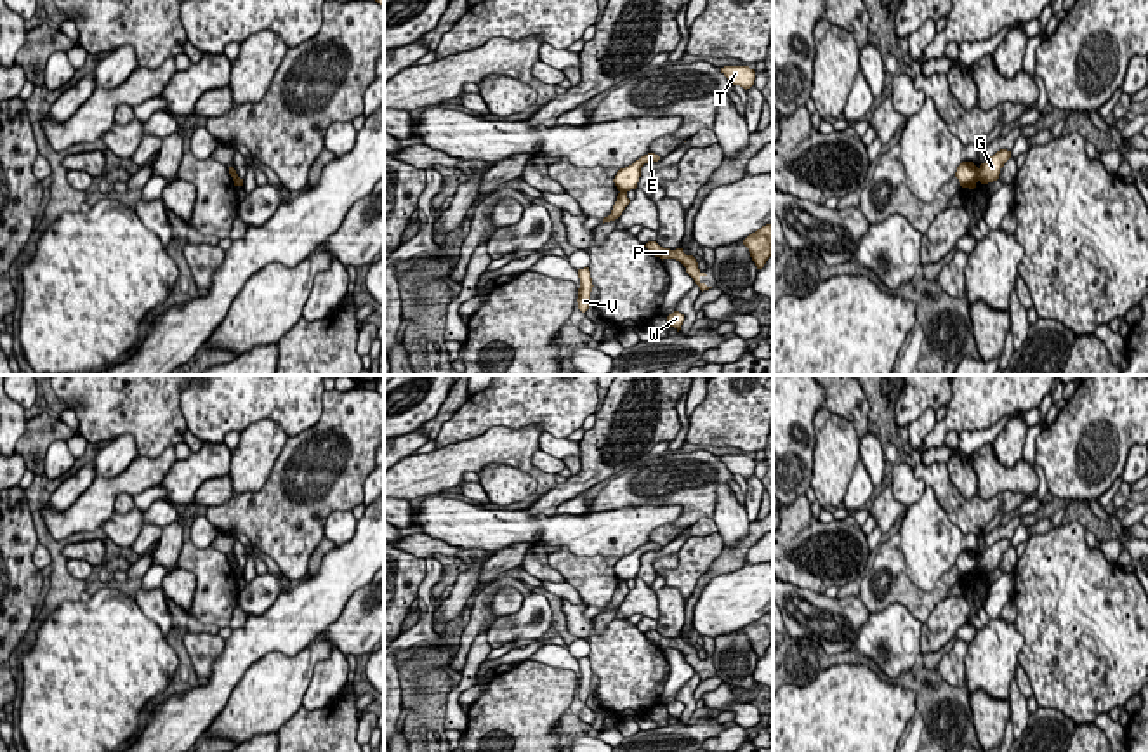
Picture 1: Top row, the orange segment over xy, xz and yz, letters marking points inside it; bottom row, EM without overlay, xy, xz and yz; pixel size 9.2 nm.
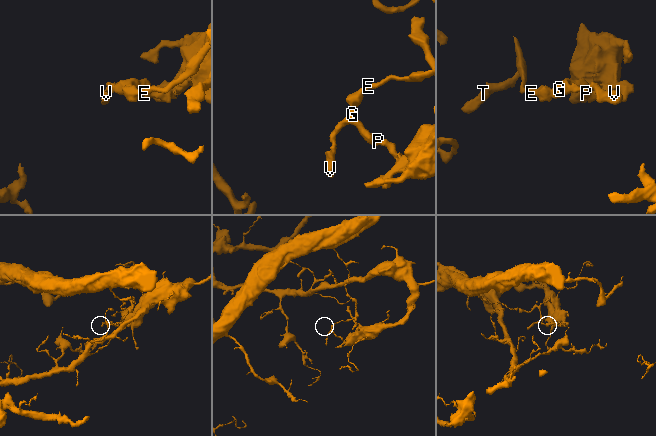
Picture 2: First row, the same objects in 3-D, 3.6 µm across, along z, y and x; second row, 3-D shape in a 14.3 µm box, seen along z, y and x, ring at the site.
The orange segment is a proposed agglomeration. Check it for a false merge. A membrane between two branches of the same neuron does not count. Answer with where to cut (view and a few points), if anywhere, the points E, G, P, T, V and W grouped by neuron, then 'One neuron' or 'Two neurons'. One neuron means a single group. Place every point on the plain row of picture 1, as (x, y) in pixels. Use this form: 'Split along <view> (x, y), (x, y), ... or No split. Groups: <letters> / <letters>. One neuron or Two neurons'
Split along yz (976, 558), (978, 568). Groups: E / G P T V W. Two neurons

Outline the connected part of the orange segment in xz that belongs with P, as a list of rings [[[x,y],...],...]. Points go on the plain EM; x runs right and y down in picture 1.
[[[648,630],[644,636],[648,637],[650,643],[653,643],[655,646],[660,646],[662,650],[663,648],[676,648],[676,650],[679,650],[686,656],[686,662],[700,676],[702,681],[712,677],[712,676],[707,676],[705,672],[700,670],[700,667],[707,665],[707,663],[698,658],[696,648],[693,644],[686,644],[683,641],[683,637],[676,637],[676,639],[663,637],[656,630]]]

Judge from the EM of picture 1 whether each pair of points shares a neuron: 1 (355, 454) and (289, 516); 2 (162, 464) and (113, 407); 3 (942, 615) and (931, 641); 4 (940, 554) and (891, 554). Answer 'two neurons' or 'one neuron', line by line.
1: one neuron
2: two neurons
3: one neuron
4: two neurons

